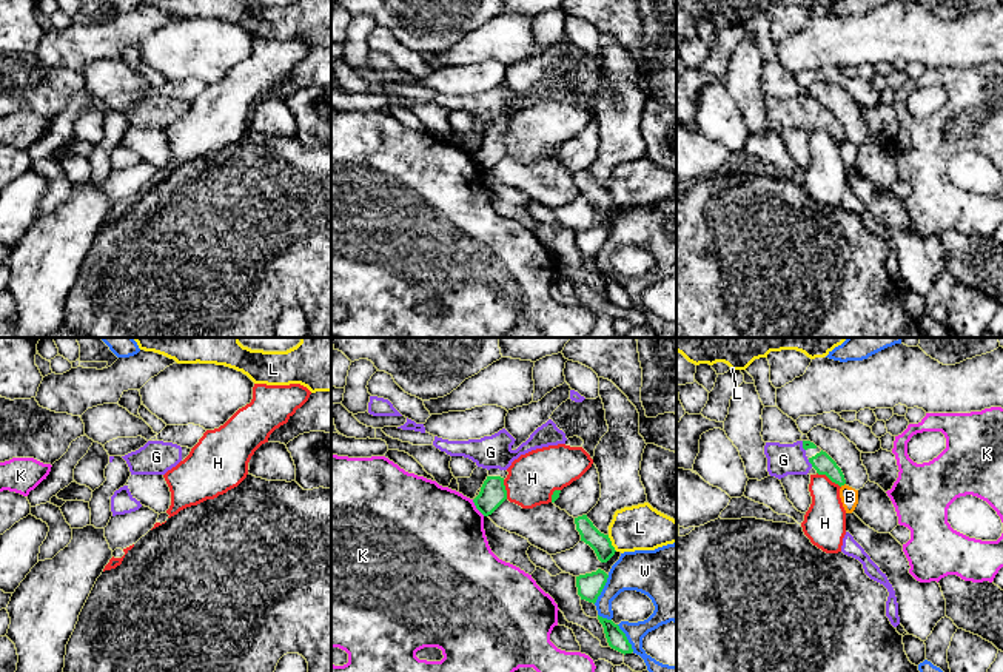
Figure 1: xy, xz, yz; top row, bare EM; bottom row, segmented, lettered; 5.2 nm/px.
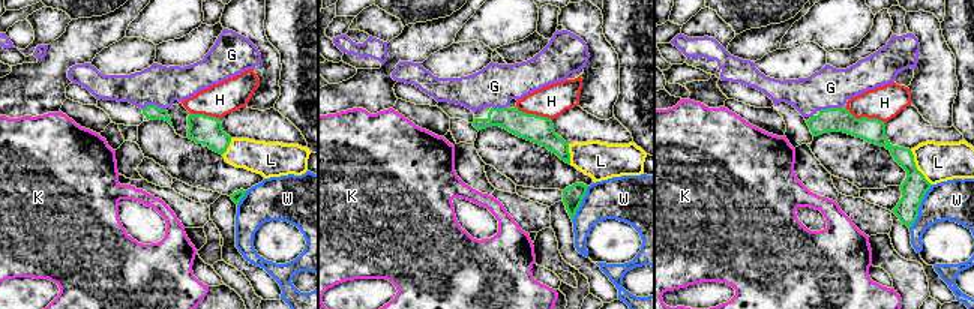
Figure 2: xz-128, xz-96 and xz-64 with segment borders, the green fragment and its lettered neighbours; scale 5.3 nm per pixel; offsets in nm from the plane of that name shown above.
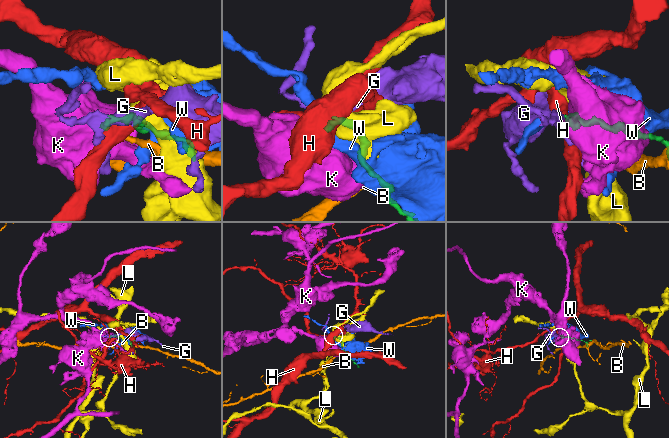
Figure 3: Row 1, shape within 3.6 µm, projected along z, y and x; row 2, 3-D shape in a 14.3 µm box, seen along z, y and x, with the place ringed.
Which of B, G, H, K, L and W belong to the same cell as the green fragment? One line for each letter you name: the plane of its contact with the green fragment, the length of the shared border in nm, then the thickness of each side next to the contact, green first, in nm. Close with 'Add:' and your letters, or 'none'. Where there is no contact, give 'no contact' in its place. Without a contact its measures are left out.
G: meets green in yz; contact 50 nm long; 100 nm thick on the green side, 170 nm on the other
Add: G

